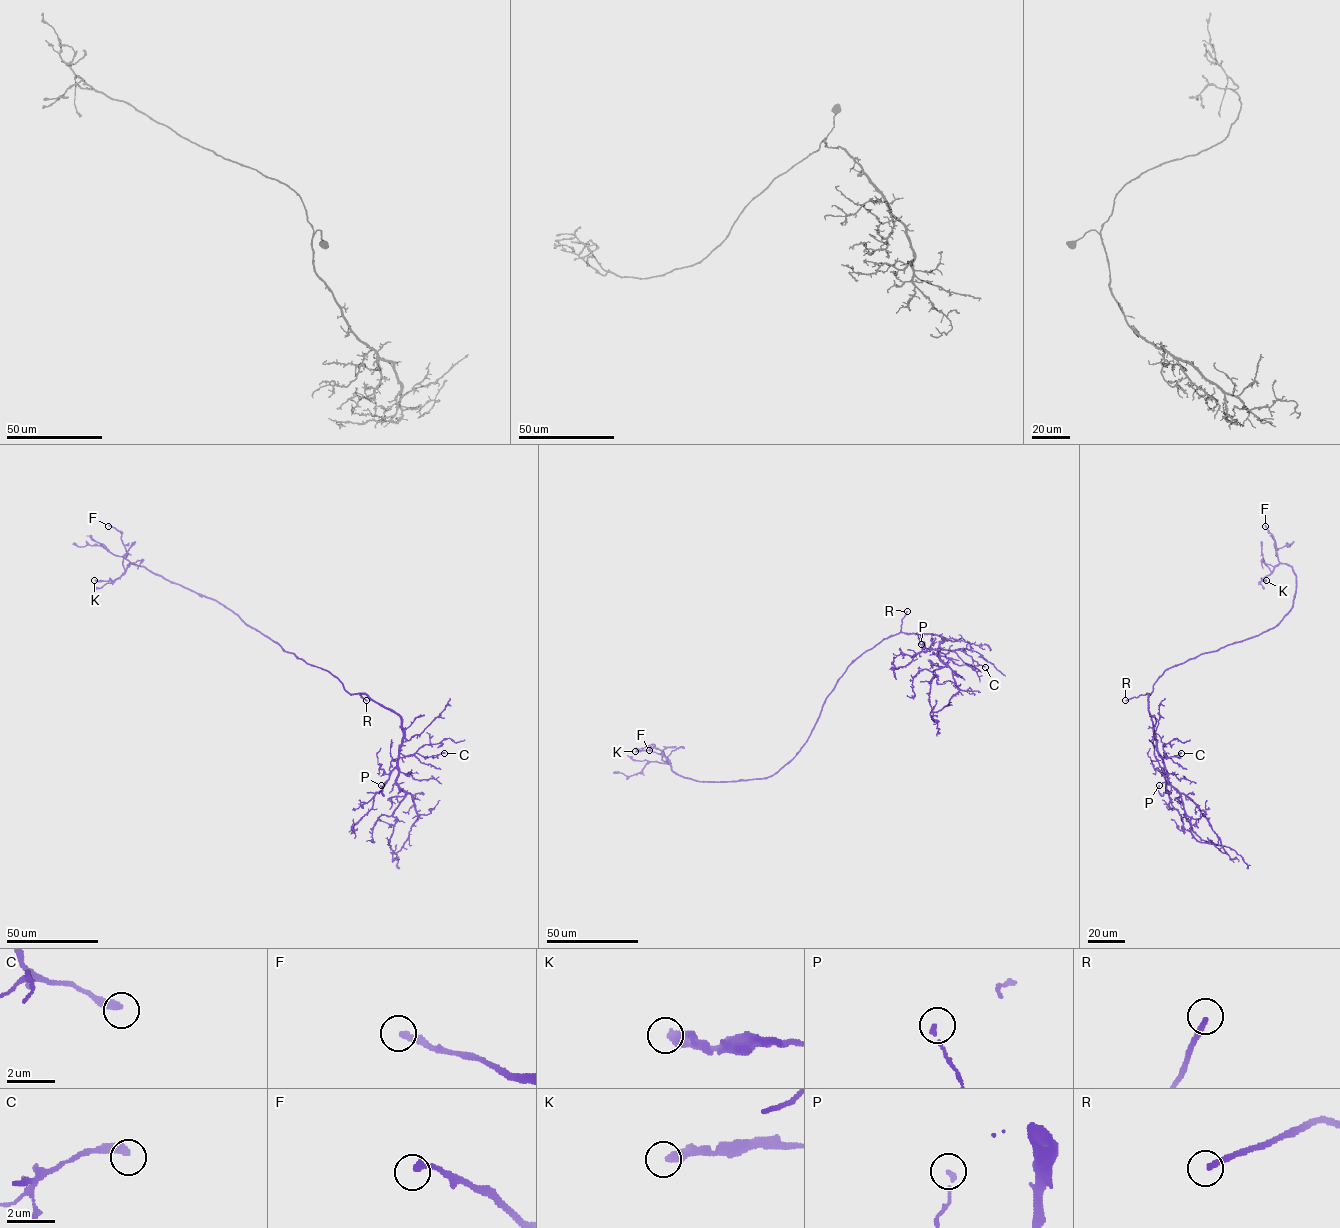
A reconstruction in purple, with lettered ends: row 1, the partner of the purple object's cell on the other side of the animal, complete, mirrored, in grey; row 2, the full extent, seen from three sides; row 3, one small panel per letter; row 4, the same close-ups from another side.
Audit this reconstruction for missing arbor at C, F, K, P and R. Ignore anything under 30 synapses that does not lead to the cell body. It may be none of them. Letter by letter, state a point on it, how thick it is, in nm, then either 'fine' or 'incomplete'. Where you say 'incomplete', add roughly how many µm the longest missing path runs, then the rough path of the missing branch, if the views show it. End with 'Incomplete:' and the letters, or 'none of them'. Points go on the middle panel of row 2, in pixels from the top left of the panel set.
C: (985, 667) | 360 nm | fine
F: (649, 750) | 240 nm | incomplete | 15 µm | (649, 750), (639, 746), (627, 751)
K: (635, 751) | 420 nm | fine
P: (921, 644) | 160 nm | fine
R: (907, 611) | 220 nm | incomplete | 10 µm
Incomplete: F, R

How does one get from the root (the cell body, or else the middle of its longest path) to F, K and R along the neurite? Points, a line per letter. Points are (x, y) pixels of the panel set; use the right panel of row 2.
F: (1184, 662), (1257, 636), (1273, 628), (1291, 609), (1296, 577), (1290, 565), (1279, 561), (1274, 537), (1265, 526)
K: (1184, 662), (1257, 636), (1276, 625), (1291, 608), (1296, 577), (1290, 565), (1279, 563), (1262, 580), (1266, 580)
R: (1184, 662), (1166, 669), (1150, 693), (1125, 700)

